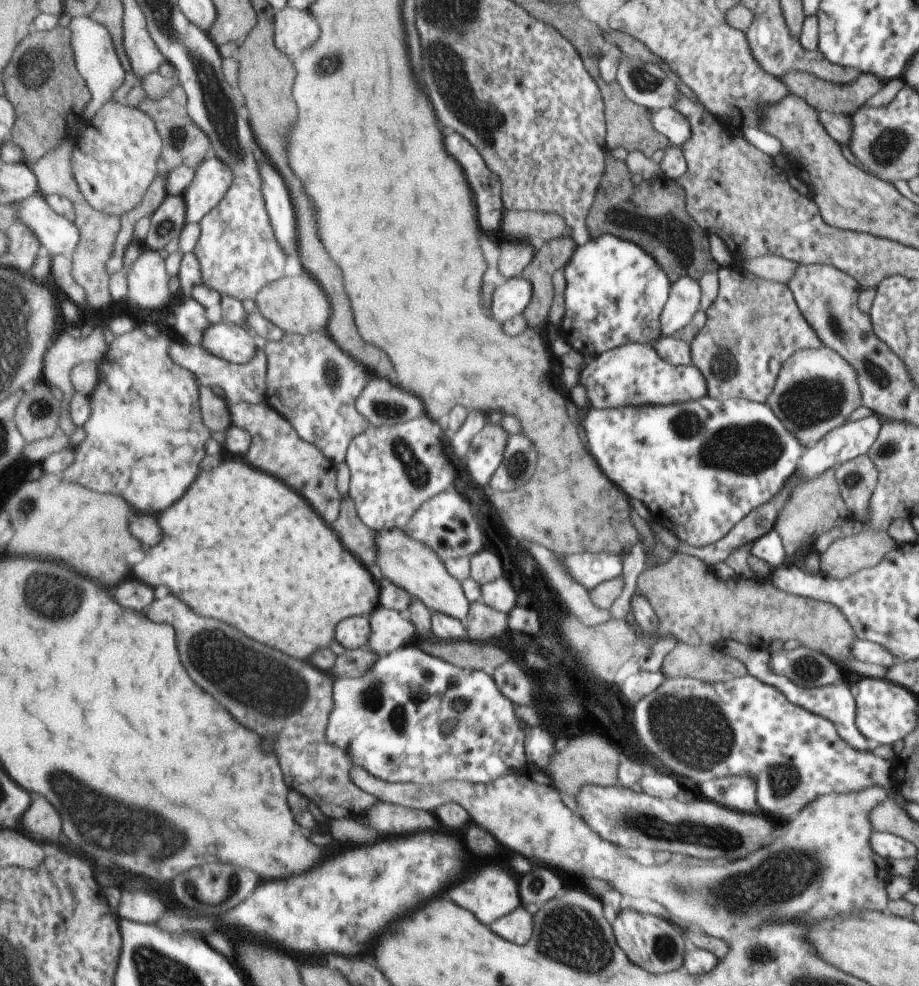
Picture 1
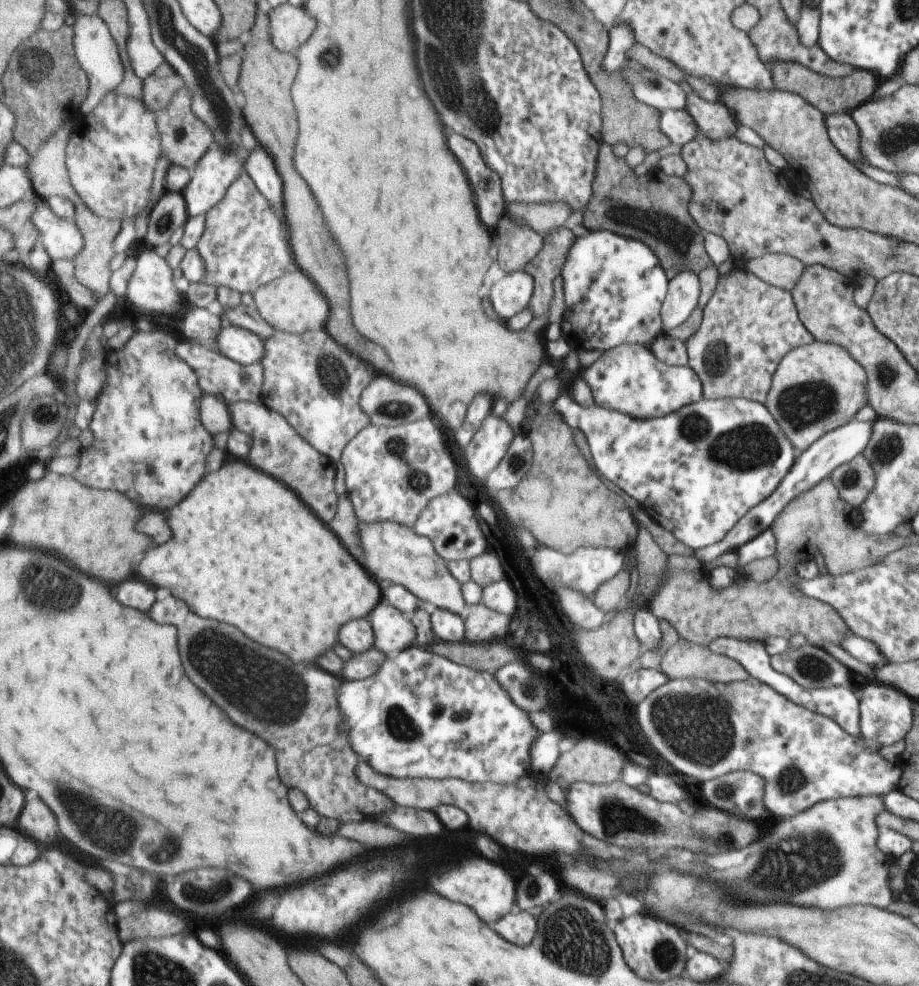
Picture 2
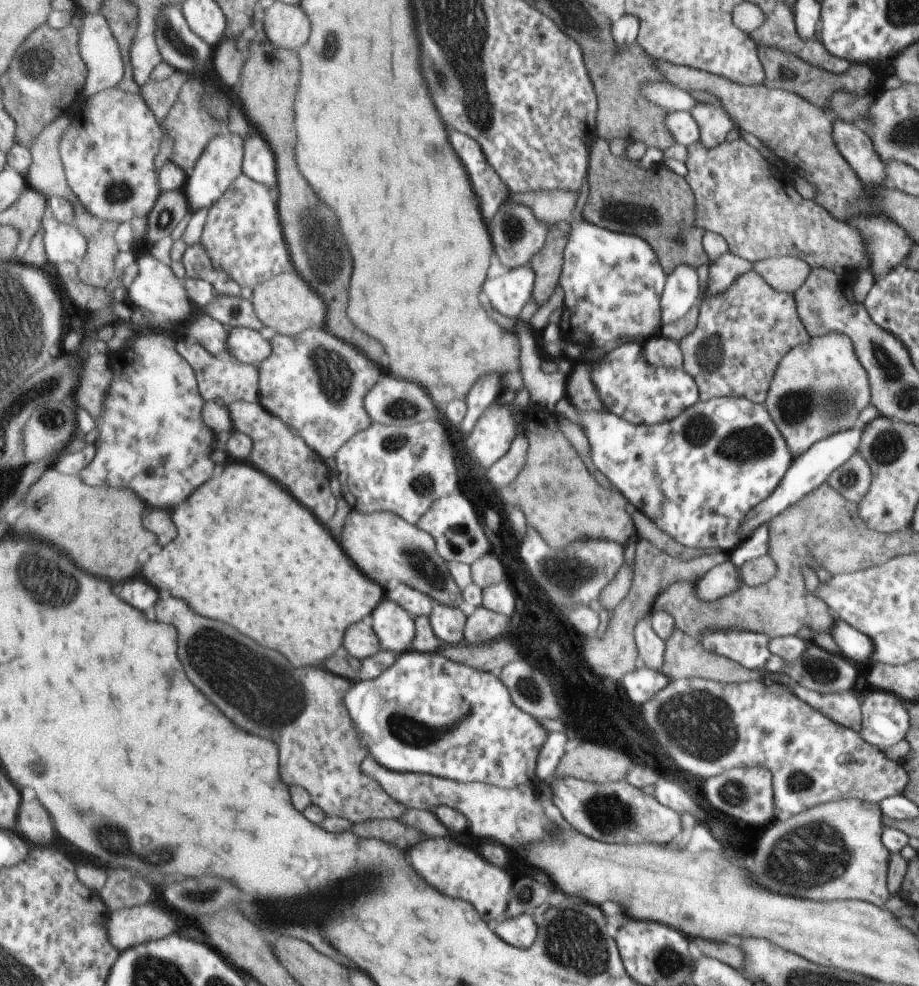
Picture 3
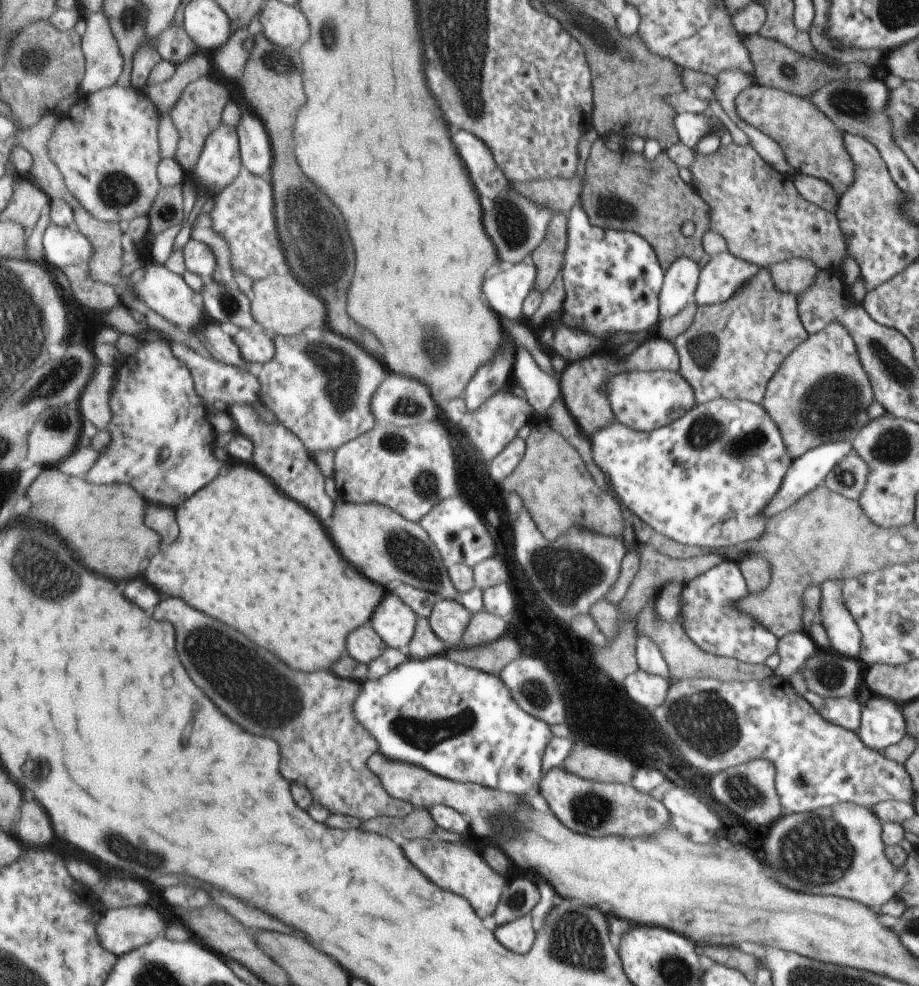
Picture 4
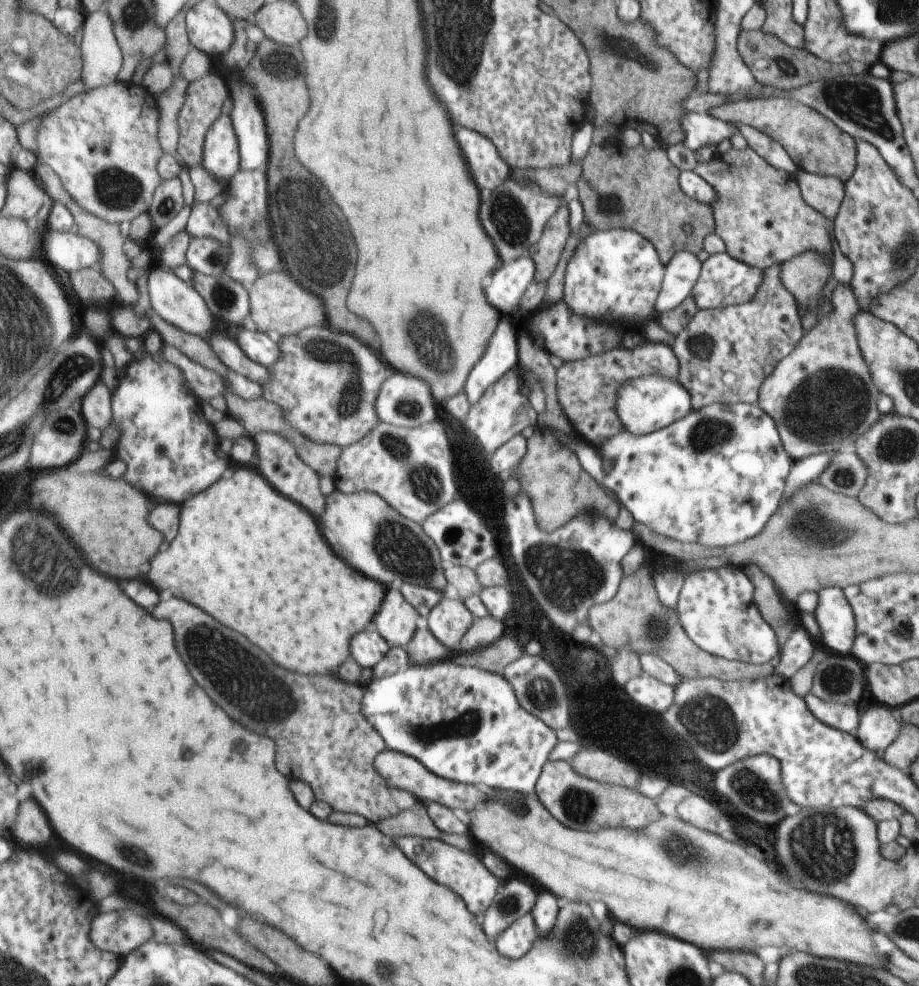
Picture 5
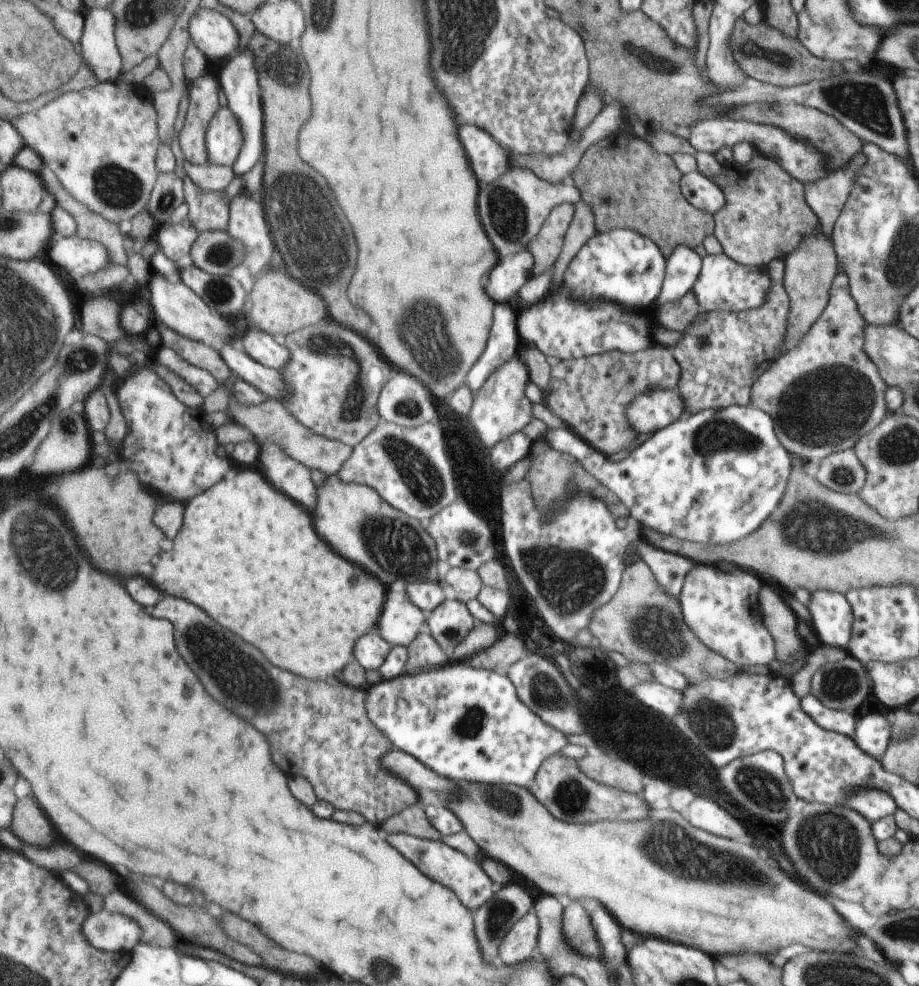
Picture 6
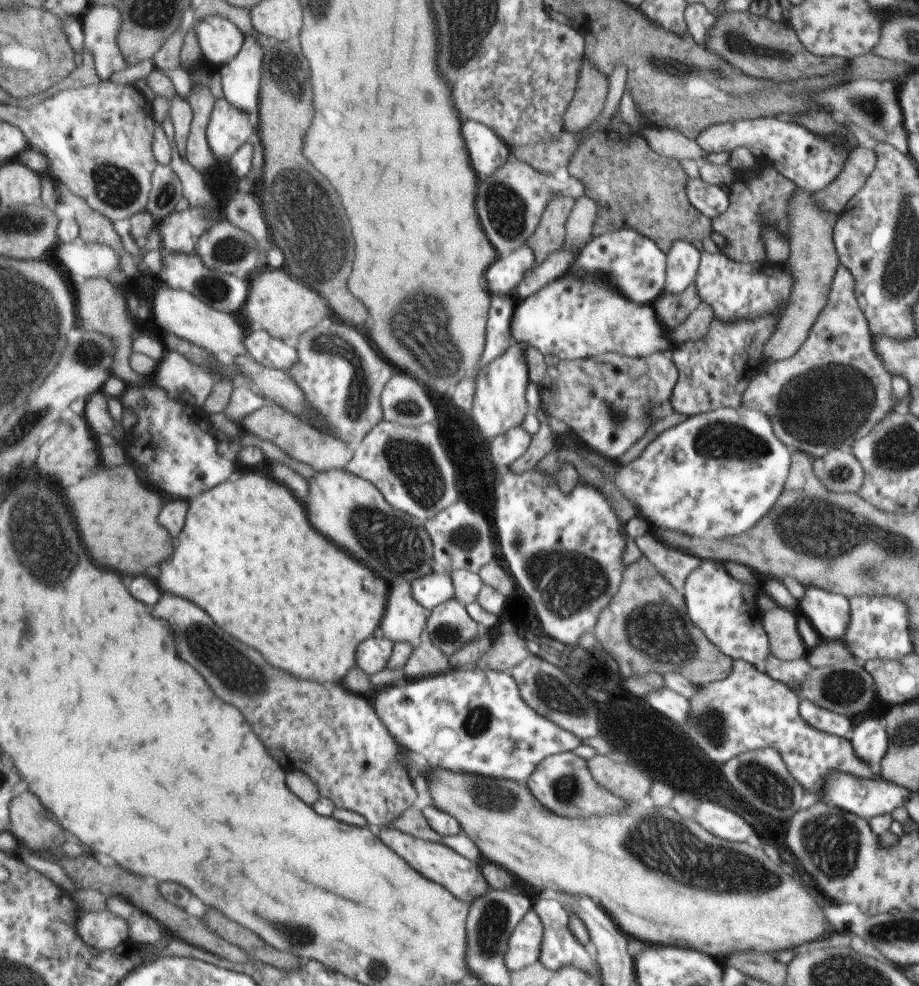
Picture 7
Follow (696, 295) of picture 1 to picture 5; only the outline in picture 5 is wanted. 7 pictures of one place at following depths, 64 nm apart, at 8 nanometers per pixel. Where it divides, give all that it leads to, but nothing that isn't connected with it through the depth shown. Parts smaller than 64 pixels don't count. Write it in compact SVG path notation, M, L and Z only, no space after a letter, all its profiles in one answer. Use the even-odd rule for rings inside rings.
M677 251L665 265L664 284L656 300L658 314L675 308L687 295L700 271L700 262L689 251Z

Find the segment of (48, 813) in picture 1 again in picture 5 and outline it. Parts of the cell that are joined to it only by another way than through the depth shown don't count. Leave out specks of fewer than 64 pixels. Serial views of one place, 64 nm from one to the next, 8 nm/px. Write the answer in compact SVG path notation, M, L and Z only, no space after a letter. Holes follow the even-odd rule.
M26 799L20 802L20 810L11 835L23 847L45 846L53 840L56 832L45 810L35 802Z

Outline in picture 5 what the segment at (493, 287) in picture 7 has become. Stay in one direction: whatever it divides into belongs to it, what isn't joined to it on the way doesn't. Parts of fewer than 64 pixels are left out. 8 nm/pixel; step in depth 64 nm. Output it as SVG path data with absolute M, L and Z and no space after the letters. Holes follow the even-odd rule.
M528 255L500 263L485 285L485 296L498 312L511 316L523 291L534 280L534 262Z

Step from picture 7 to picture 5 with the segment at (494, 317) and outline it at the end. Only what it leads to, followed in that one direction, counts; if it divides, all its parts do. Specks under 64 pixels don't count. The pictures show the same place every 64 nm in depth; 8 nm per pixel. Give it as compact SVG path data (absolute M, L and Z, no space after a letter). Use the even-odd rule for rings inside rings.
M498 312L498 319L489 337L485 352L479 360L471 367L469 376L465 380L465 394L470 406L483 394L486 386L489 386L495 379L498 379L508 368L517 364L516 334L517 329L511 323L511 316Z

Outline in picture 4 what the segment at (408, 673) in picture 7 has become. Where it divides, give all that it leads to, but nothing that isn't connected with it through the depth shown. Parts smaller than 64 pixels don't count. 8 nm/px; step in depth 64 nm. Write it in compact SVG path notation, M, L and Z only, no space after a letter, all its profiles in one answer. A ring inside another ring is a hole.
M422 616L416 617L414 633L408 642L406 656L409 659L426 659L444 654L447 649L429 628L428 620Z

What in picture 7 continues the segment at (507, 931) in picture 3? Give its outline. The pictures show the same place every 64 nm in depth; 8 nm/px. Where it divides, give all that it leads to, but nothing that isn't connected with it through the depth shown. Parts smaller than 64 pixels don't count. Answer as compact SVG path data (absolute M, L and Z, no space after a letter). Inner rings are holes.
M529 911L508 938L504 963L509 970L521 970L540 958L541 922L535 911Z

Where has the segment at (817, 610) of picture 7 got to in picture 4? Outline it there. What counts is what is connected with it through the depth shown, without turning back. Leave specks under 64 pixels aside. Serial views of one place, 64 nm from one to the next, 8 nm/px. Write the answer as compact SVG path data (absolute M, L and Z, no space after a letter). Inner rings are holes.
M832 580L821 584L816 620L825 630L832 652L859 661L860 632L843 604L840 585L839 581Z

